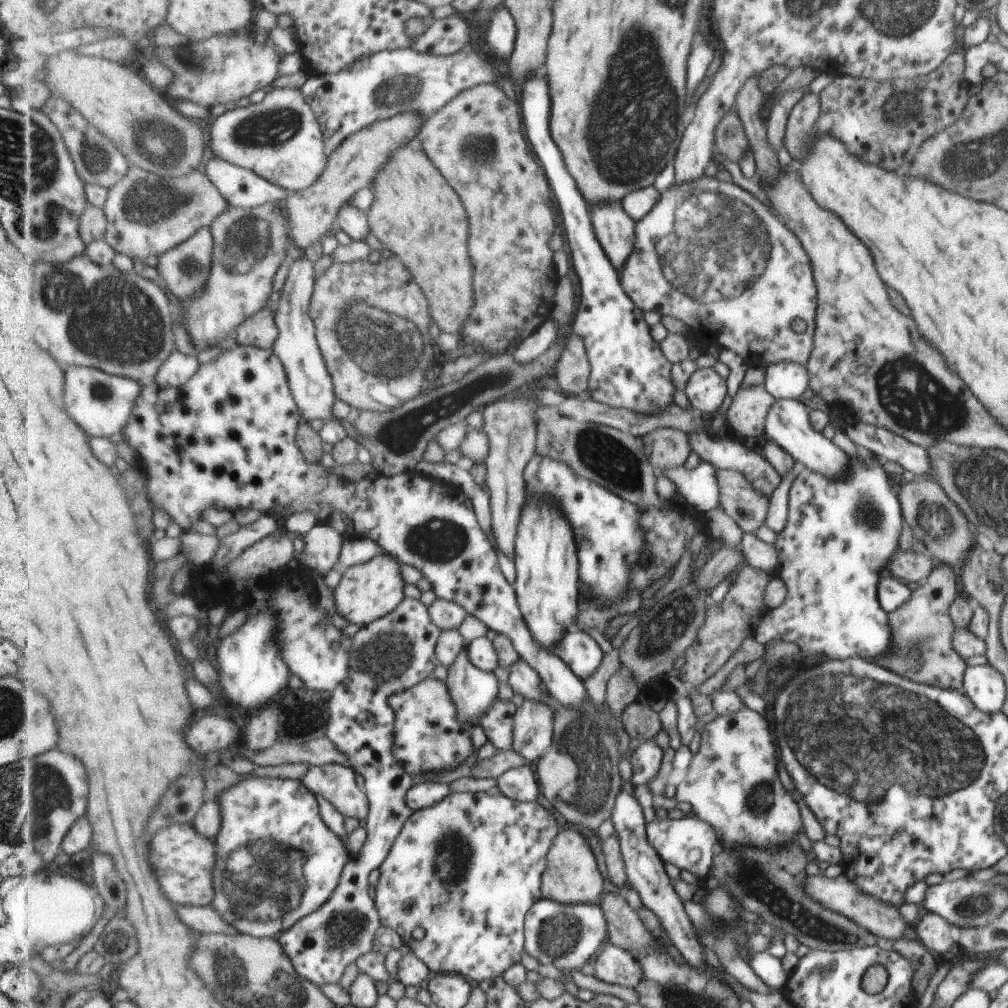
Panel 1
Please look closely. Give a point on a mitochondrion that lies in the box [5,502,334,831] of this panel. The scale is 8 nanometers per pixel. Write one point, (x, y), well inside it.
(56, 789)

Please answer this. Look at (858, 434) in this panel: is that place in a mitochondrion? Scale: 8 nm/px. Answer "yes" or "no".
no

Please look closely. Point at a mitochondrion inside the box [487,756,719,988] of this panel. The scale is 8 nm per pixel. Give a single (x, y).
(557, 938)

